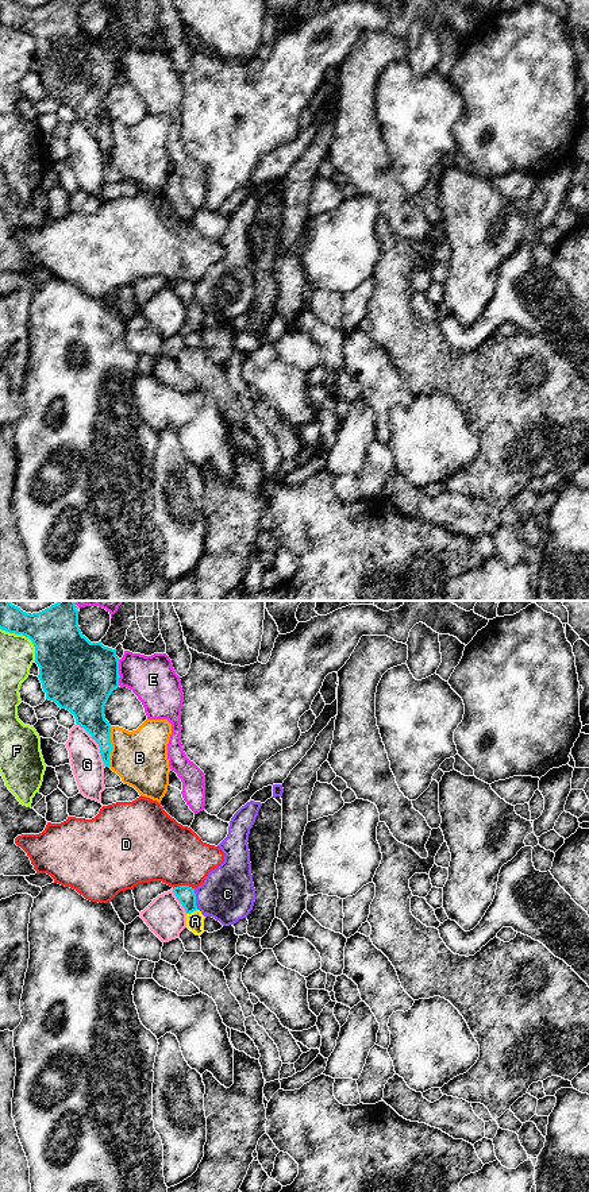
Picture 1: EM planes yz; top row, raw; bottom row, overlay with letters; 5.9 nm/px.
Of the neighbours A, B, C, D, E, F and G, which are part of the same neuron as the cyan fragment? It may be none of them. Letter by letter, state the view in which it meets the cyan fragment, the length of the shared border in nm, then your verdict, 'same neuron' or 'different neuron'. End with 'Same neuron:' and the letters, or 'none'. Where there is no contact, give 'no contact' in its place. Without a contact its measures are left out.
A: contact in yz; length 80 nm; same neuron
B: contact in yz; length 240 nm; different neuron
C: contact in yz; length 120 nm; different neuron
D: contact in yz; length 140 nm; different neuron
E: contact in yz; length 160 nm; different neuron
F: contact in yz; length 300 nm; different neuron
G: contact in yz; length 320 nm; different neuron
Same neuron: A

